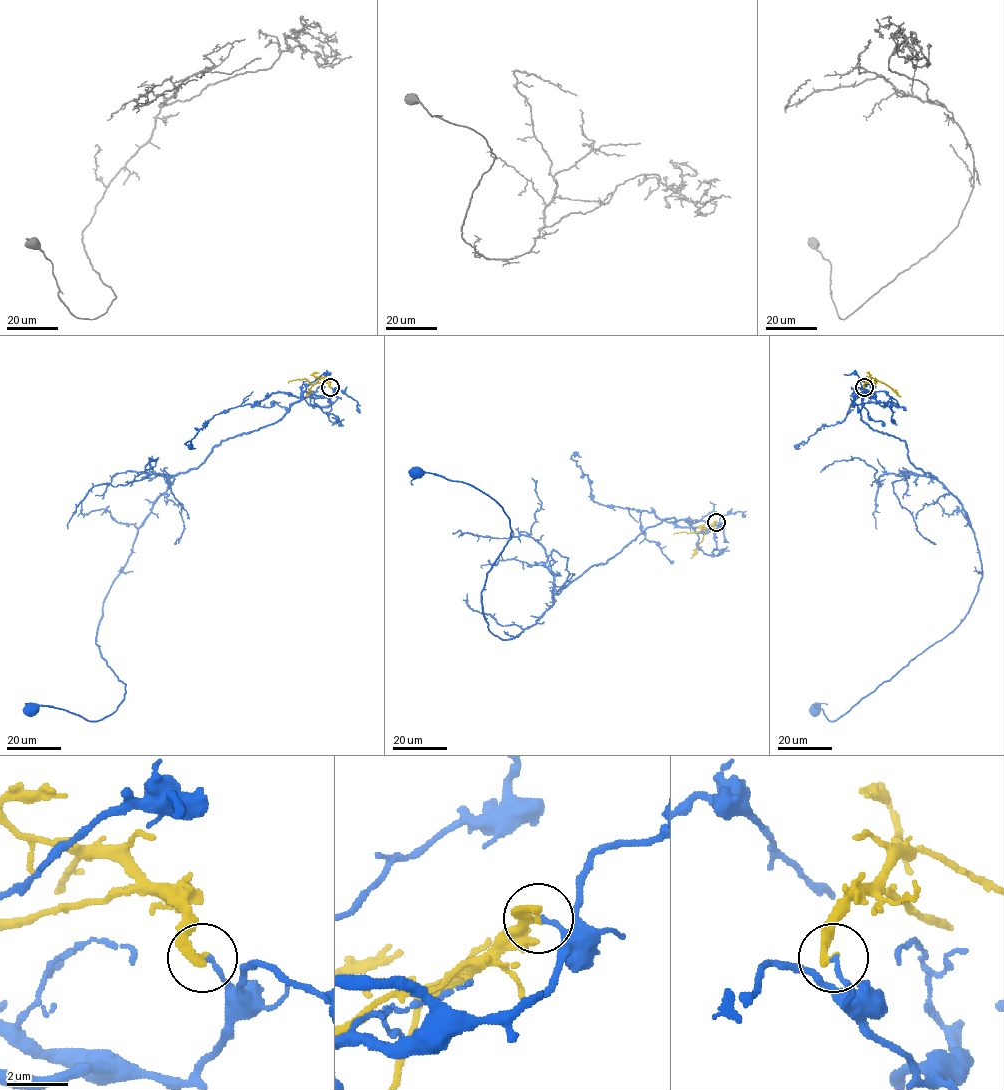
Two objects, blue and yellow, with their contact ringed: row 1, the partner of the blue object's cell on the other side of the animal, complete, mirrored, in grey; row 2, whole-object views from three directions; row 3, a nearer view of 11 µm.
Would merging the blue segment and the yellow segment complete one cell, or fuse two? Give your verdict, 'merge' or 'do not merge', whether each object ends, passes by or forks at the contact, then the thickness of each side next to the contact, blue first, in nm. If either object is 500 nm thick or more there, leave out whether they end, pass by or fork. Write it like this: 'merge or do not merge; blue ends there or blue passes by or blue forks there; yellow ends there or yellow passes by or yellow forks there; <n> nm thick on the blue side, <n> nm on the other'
do not merge; blue ends there; yellow ends there; 140 nm thick on the blue side, 280 nm on the other

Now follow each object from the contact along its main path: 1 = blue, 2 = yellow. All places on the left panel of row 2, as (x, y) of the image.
1: (331, 387), (168, 480), (98, 627), (100, 655), (125, 685), (114, 711), (88, 721), (29, 709)
2: (331, 387), (320, 378), (305, 396)

